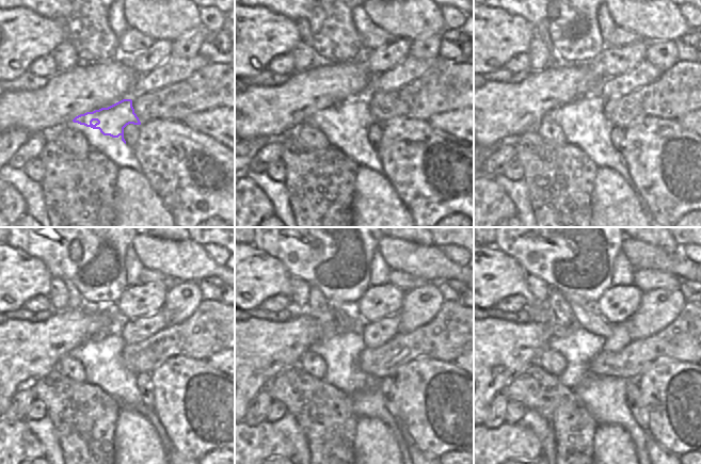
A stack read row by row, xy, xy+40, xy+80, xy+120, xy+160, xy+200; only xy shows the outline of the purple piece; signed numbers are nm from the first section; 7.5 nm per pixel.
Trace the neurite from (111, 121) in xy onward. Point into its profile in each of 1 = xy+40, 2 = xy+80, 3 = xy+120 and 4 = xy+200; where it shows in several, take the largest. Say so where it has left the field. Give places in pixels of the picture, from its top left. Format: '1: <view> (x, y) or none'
1: xy+40 (353, 117)
2: xy+80 (588, 111)
3: xy+120 (107, 350)
4: xy+200 (573, 341)

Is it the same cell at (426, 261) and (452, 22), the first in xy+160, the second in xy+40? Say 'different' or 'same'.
different

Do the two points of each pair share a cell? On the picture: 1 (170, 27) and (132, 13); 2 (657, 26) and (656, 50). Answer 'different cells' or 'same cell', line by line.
1: same cell
2: different cells

